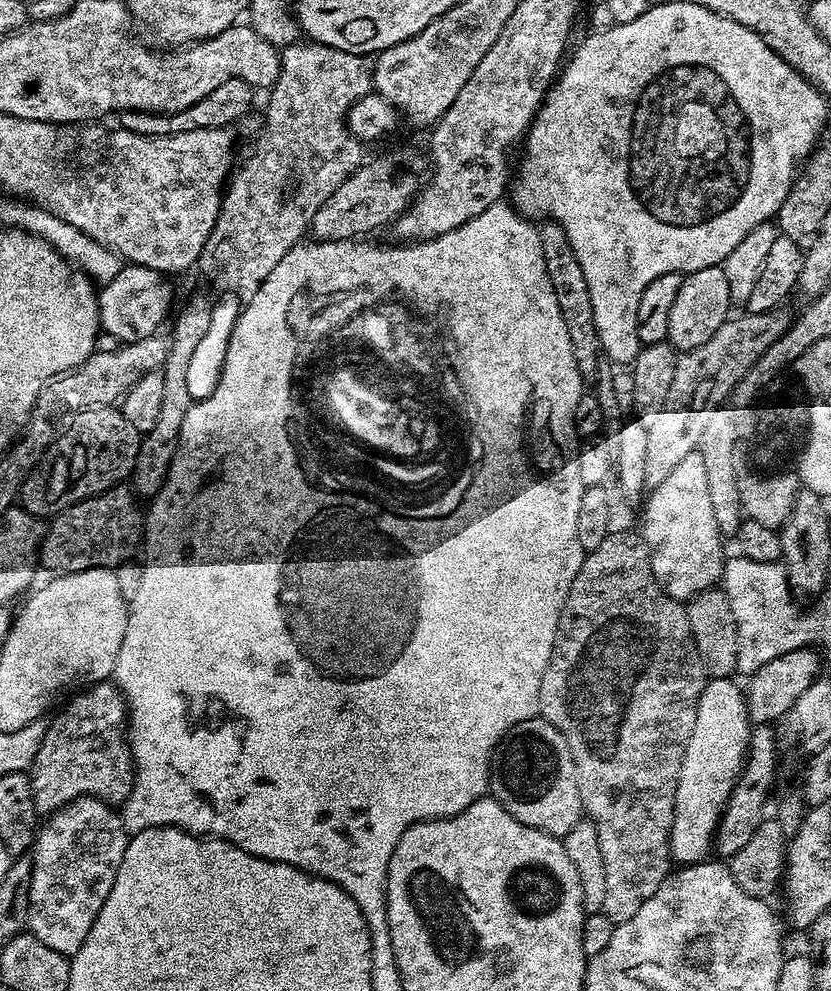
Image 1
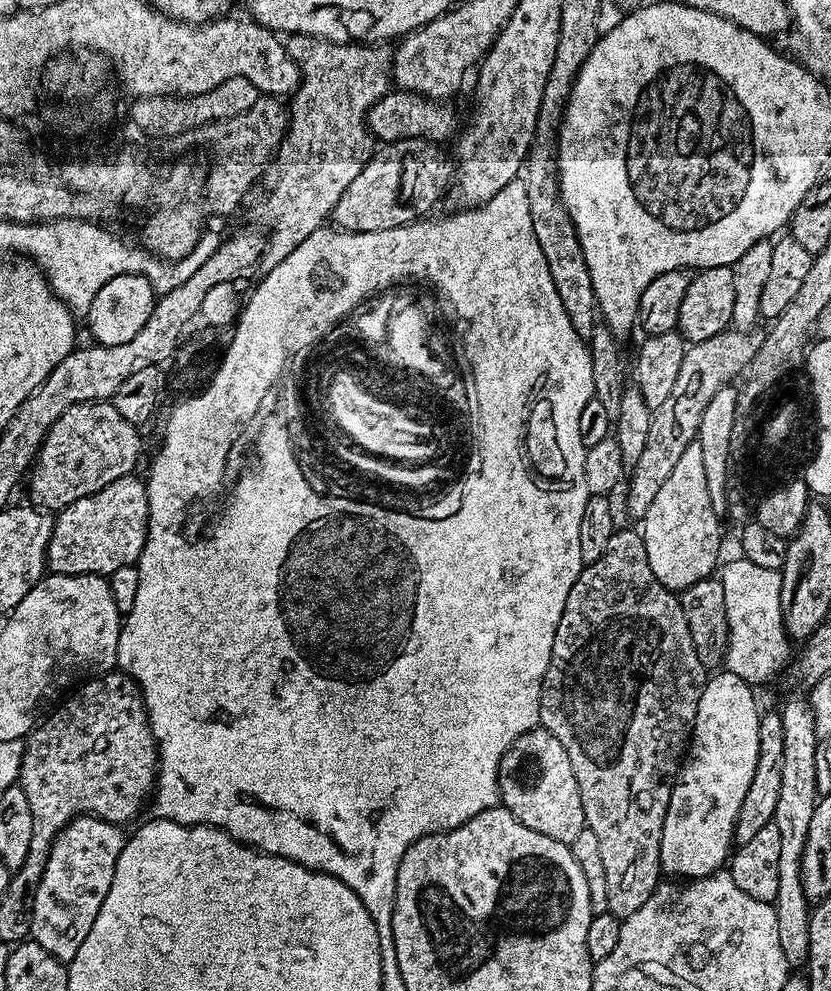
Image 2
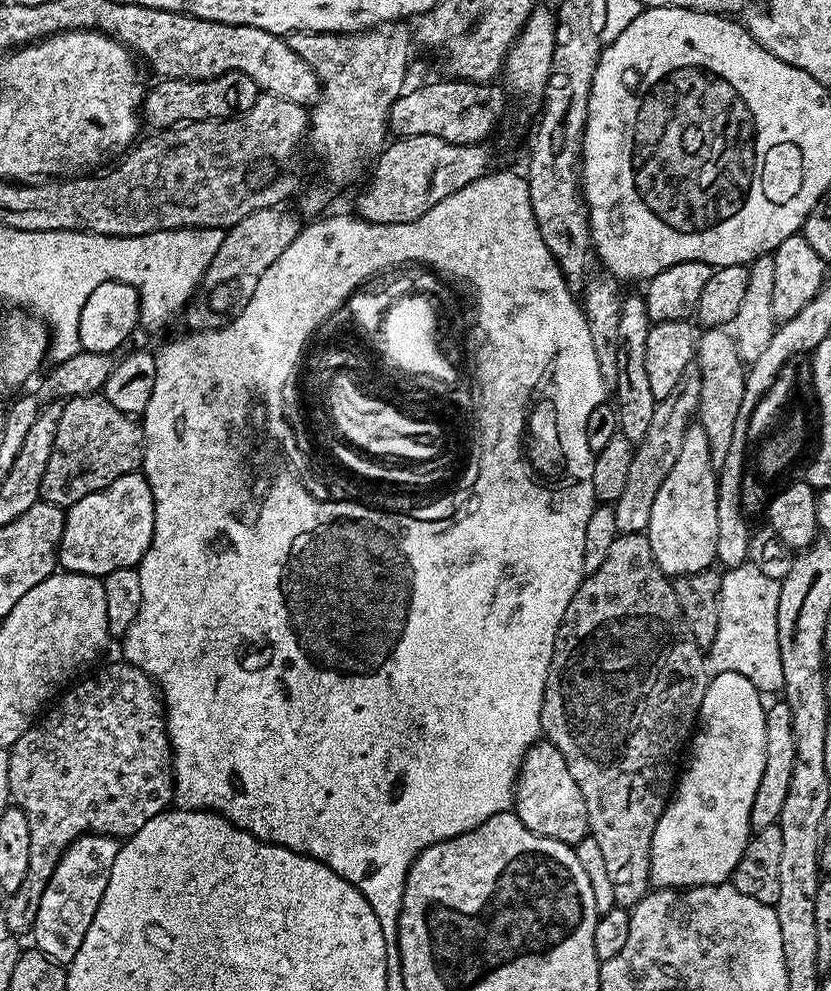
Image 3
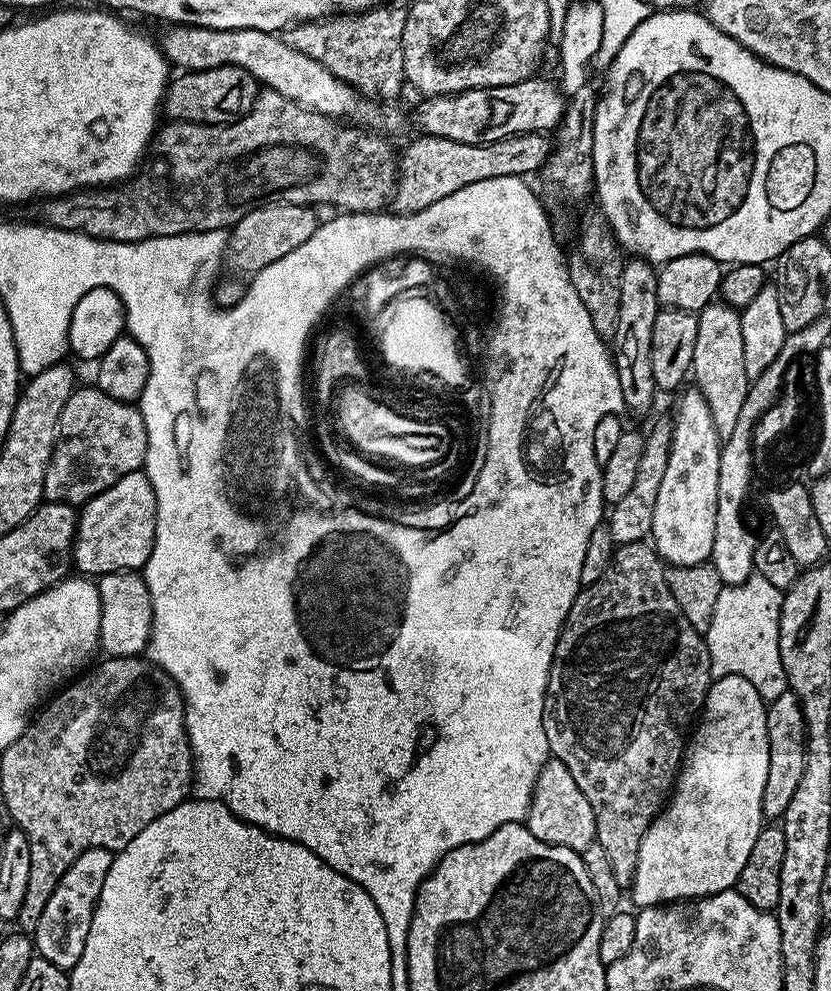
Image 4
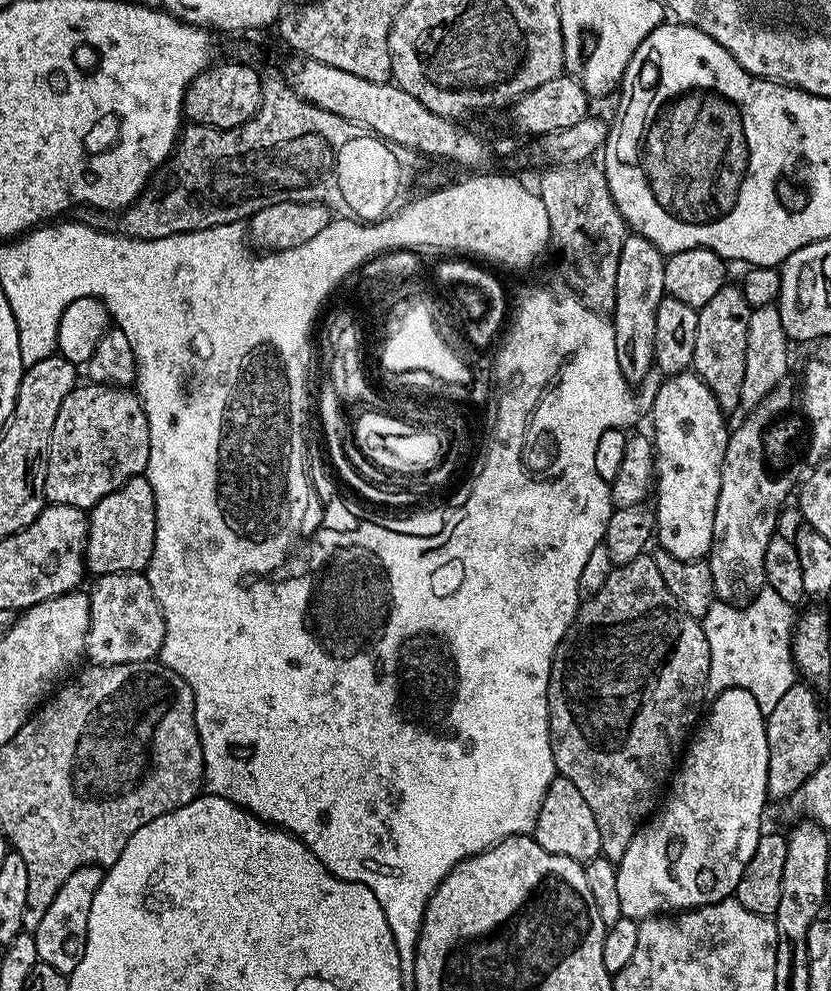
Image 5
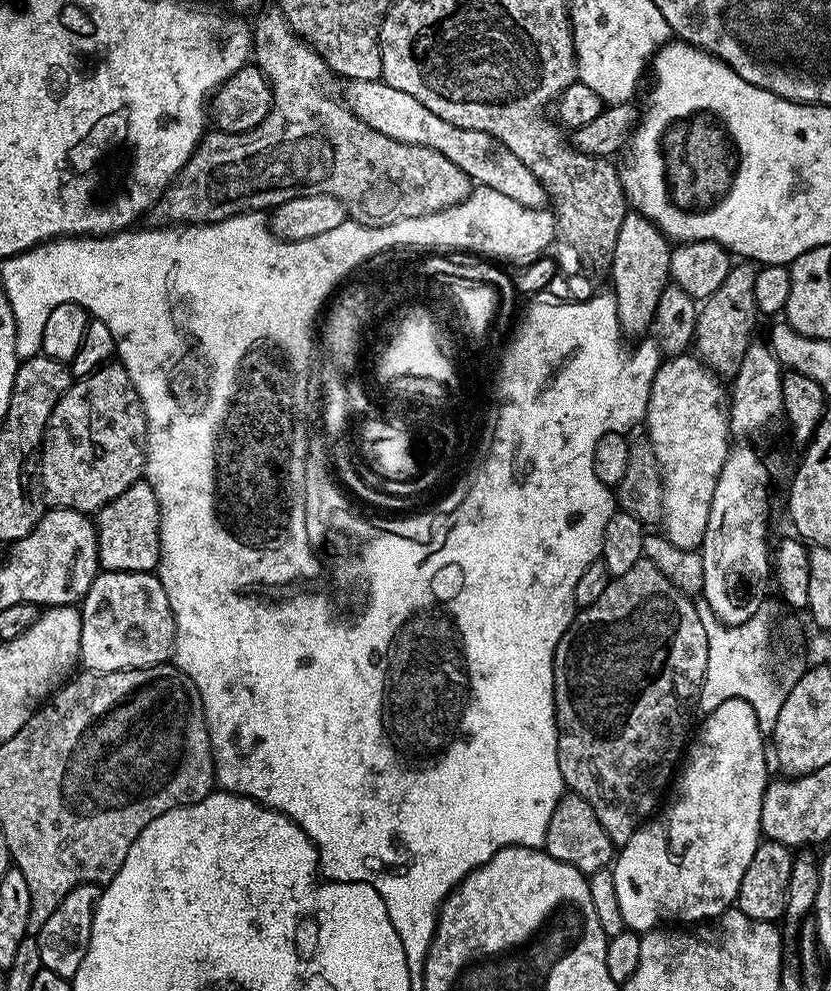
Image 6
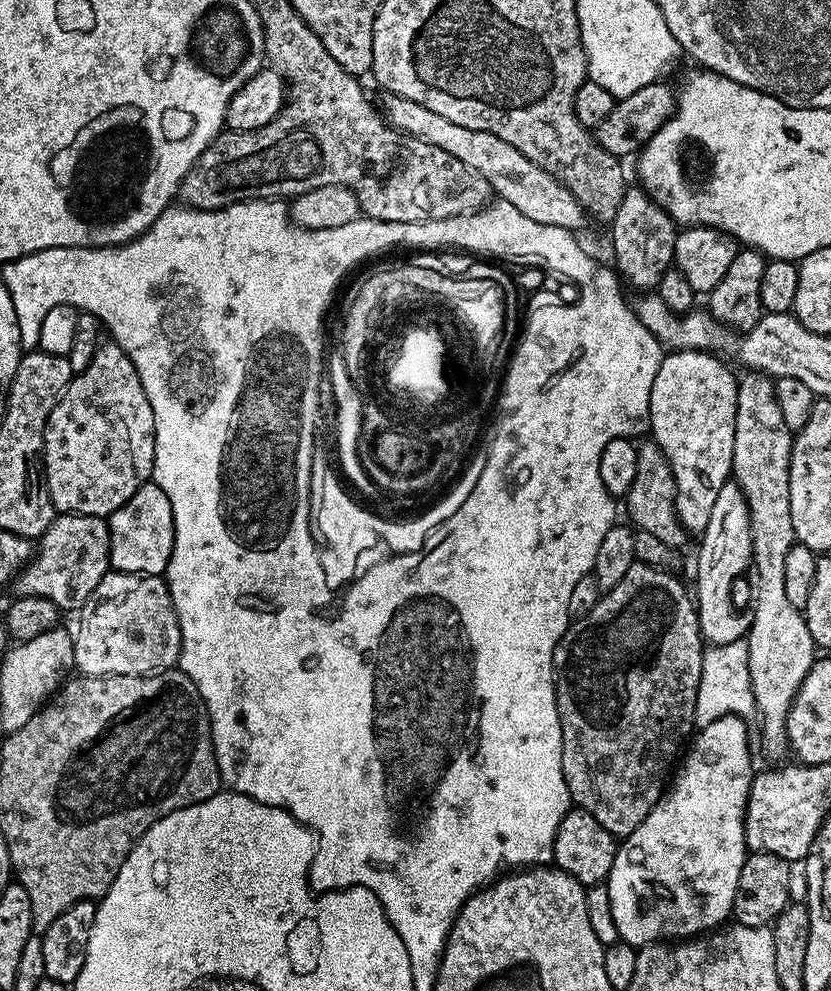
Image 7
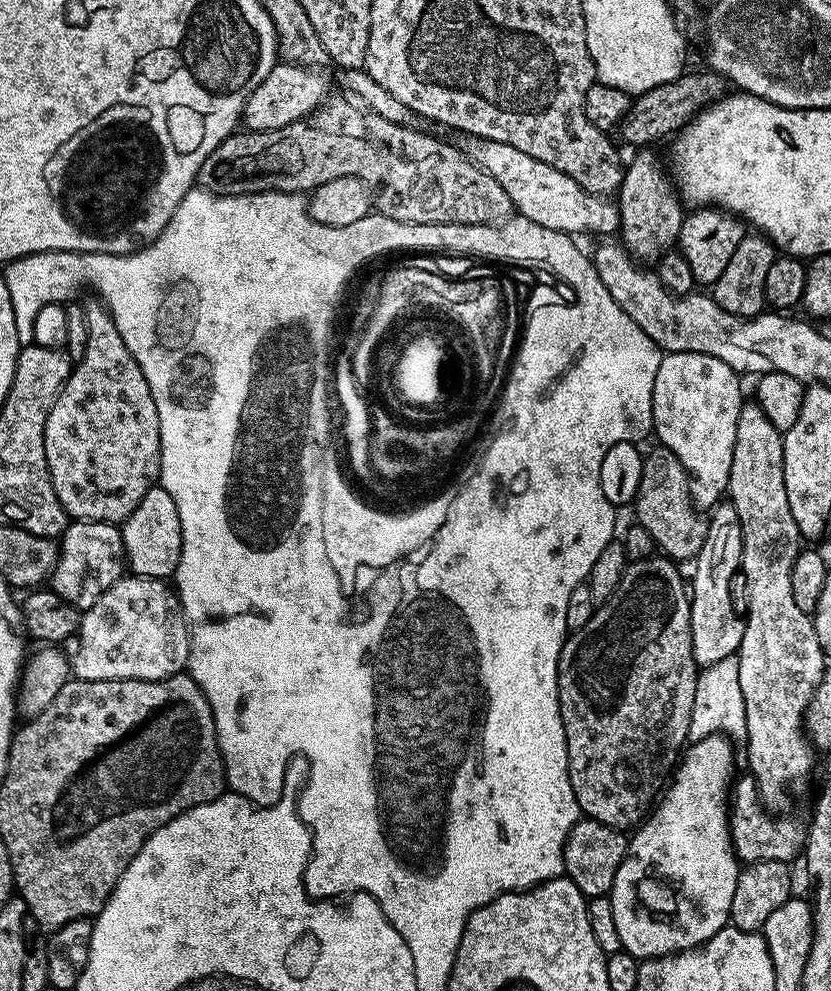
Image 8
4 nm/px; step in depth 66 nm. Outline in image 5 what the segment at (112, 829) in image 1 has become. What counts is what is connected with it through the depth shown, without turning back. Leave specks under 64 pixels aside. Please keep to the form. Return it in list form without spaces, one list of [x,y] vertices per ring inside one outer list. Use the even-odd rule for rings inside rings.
[[[87,864],[84,868],[74,870],[66,882],[62,882],[62,890],[54,894],[54,902],[50,902],[50,910],[38,922],[36,937],[36,959],[39,963],[54,966],[54,970],[71,974],[78,966],[82,954],[86,950],[86,938],[90,926],[90,906],[94,902],[94,894],[98,894],[98,886],[102,886],[105,869],[98,864]]]

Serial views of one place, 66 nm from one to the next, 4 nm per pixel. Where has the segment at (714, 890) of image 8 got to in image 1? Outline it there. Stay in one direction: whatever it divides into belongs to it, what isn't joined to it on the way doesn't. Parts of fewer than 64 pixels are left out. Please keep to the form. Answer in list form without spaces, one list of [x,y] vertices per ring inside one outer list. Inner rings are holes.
[[[732,678],[709,679],[705,683],[702,698],[698,702],[698,718],[694,718],[694,731],[690,734],[690,742],[686,742],[684,747],[682,770],[678,774],[678,790],[674,794],[674,822],[670,830],[672,859],[680,866],[699,864],[709,859],[708,851],[713,851],[716,829],[720,827],[720,816],[724,813],[730,794],[736,788],[741,772],[744,771],[750,739],[750,721],[741,685],[736,685],[734,681]]]

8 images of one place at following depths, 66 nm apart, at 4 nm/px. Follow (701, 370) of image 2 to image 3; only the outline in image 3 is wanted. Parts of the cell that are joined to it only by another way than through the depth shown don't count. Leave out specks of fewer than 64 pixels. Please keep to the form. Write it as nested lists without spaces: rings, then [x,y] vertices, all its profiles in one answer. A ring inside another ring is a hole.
[[[694,362],[686,366],[686,370],[682,370],[682,378],[678,378],[678,386],[674,386],[674,390],[670,390],[670,394],[657,403],[654,418],[650,418],[650,430],[646,430],[646,438],[642,438],[642,442],[635,445],[636,453],[634,462],[630,462],[626,486],[614,502],[617,533],[647,533],[654,498],[662,482],[666,482],[666,474],[670,474],[674,461],[678,459],[678,453],[682,451],[682,438],[686,438],[686,430],[689,424],[693,423],[701,390],[700,366]]]

